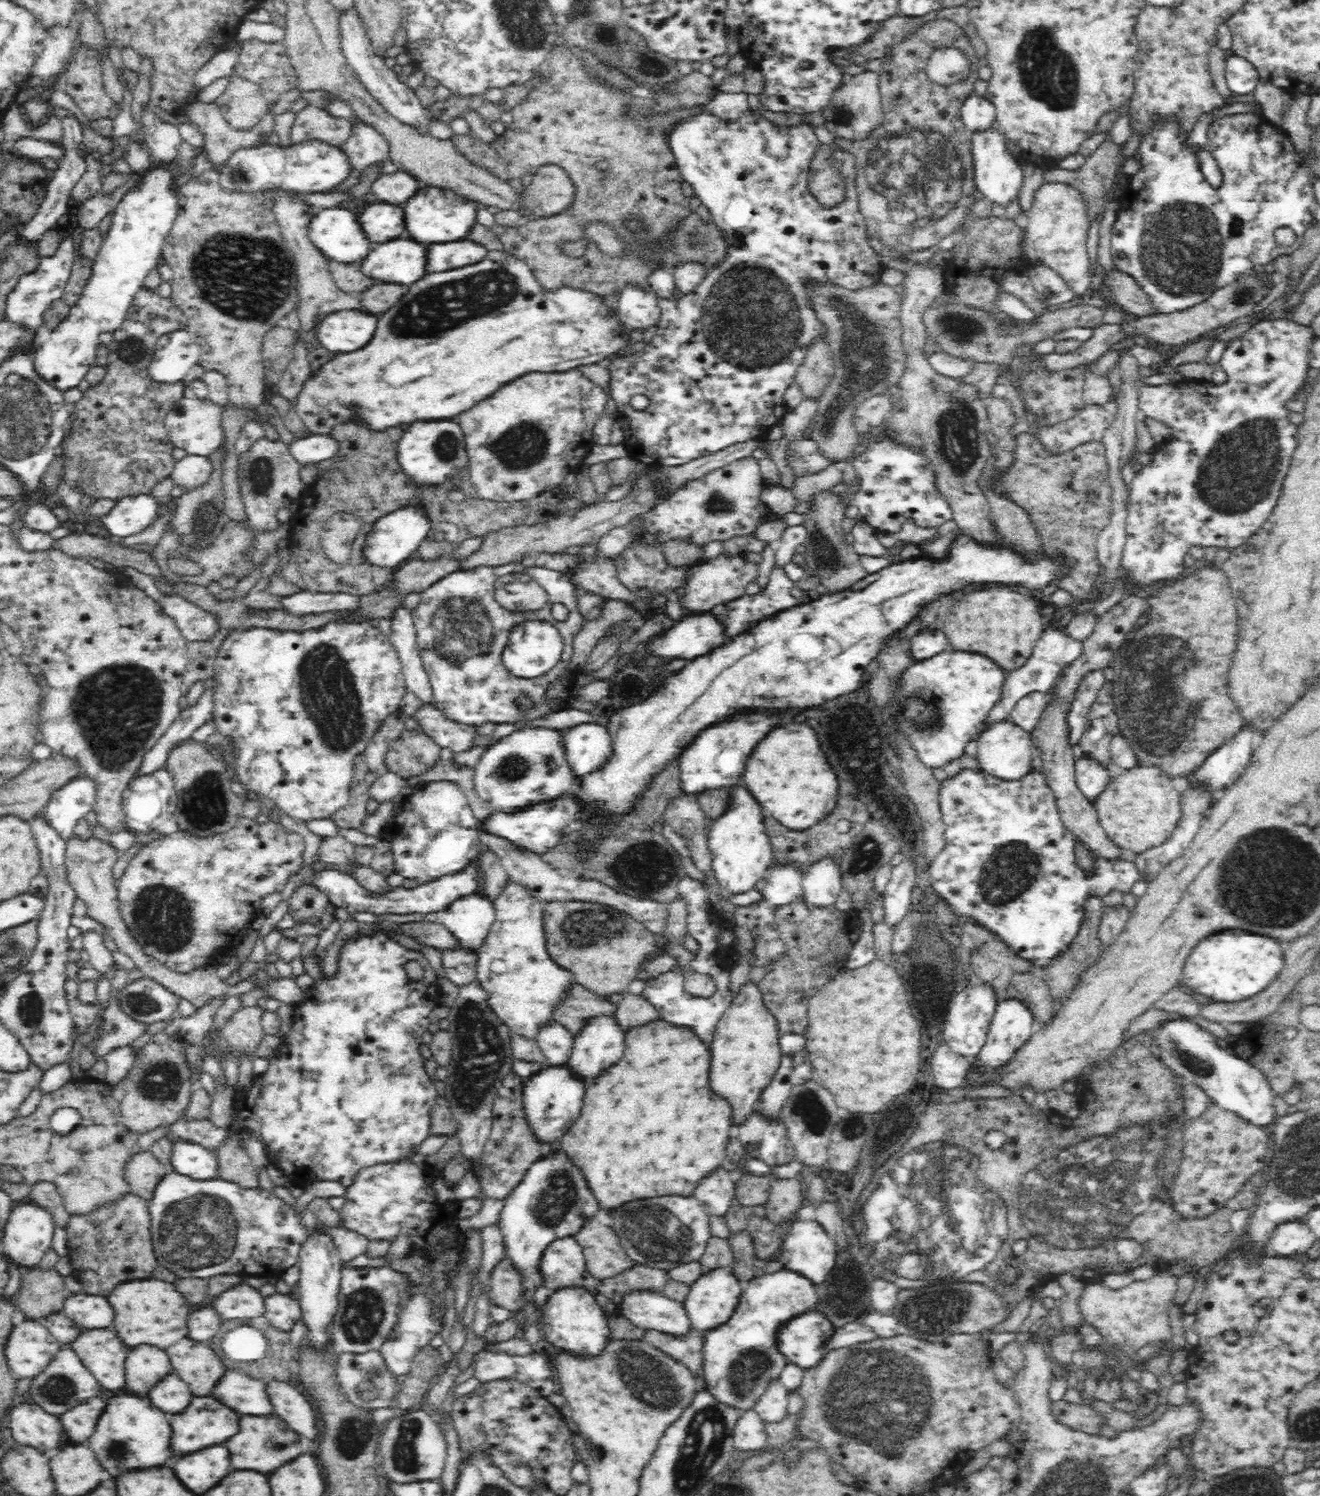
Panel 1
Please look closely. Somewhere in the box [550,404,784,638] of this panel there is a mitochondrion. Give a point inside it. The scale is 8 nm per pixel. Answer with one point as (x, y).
(718, 503)

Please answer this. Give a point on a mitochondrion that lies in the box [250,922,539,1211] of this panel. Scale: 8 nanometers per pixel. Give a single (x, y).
(480, 1049)

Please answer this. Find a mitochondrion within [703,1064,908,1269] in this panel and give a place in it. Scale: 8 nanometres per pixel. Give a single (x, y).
(809, 1107)

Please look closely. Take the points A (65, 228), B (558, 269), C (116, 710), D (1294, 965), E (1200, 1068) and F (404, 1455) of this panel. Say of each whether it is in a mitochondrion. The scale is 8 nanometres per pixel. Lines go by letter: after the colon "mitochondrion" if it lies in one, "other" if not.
A: other
B: other
C: mitochondrion
D: other
E: mitochondrion
F: mitochondrion

